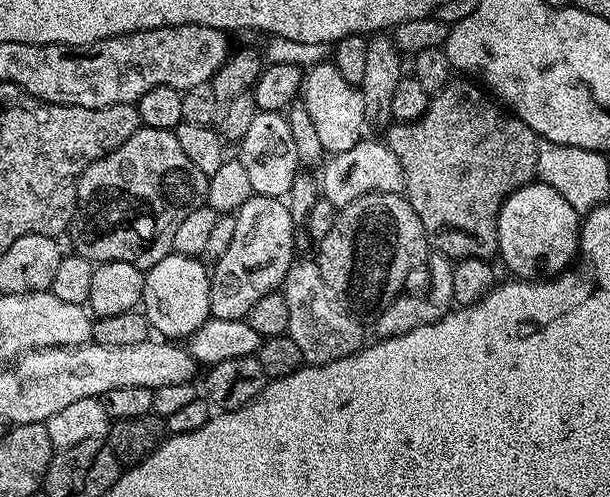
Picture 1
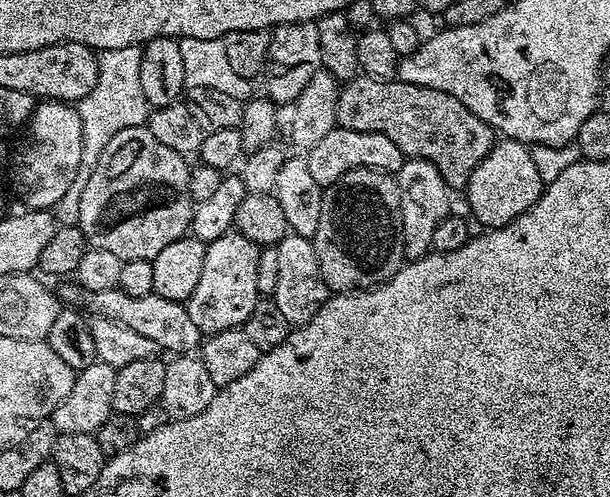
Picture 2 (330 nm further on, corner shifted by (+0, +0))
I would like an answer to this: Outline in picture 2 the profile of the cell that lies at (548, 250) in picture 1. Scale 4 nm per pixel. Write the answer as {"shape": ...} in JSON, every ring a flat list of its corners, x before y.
{"shape":[[497,139,490,154,472,171,468,179,466,195,468,195,468,208,472,211,471,219,484,224,480,226,488,230,506,226,514,222,518,214,530,210,530,206,538,202,545,187,544,179,534,167,531,147,521,144,519,140]]}

